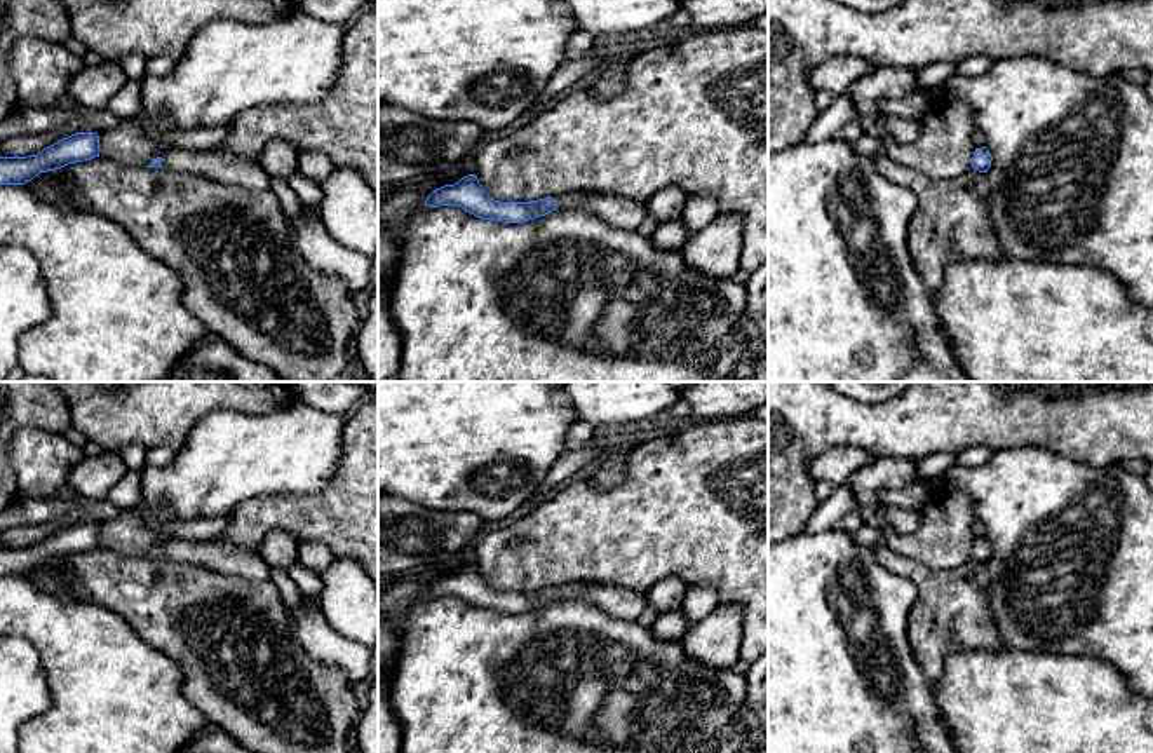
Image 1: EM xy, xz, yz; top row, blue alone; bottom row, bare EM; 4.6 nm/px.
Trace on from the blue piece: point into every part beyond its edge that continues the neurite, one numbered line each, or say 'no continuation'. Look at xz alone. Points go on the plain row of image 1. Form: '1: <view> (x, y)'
1: xz (622, 603)

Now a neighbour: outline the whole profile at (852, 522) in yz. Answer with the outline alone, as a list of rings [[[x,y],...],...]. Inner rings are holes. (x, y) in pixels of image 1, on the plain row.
[[[859,509],[848,512],[845,518],[841,518],[833,530],[845,532],[845,533],[855,533],[864,526],[864,519],[859,512]]]

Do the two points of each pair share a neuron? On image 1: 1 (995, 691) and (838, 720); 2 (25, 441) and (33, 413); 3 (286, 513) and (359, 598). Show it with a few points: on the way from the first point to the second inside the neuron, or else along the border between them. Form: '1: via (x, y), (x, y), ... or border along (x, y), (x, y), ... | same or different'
1: border along (930, 684), (934, 703), (951, 734) | different
2: border along (18, 429), (40, 427), (61, 434) | different
3: border along (335, 555), (354, 558), (359, 563) | different

